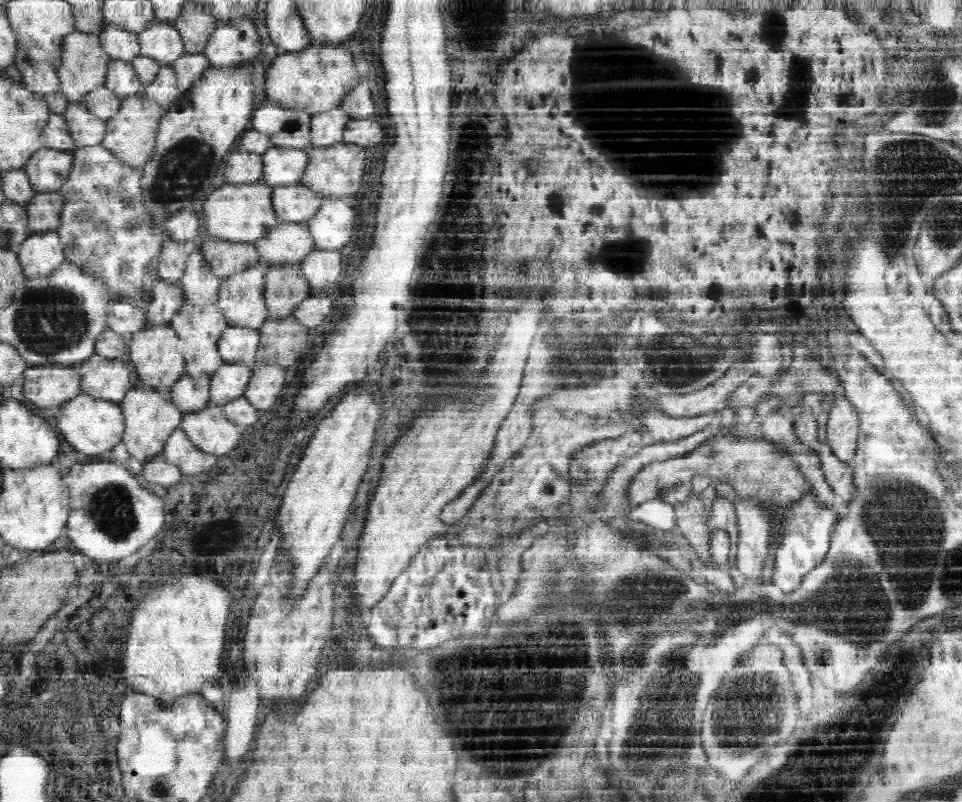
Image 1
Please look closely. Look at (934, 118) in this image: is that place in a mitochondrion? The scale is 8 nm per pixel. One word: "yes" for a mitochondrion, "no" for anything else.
yes

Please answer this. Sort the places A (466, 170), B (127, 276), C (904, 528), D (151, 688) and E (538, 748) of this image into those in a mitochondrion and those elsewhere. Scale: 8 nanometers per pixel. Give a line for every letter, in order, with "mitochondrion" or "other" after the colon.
A: mitochondrion
B: other
C: mitochondrion
D: other
E: mitochondrion

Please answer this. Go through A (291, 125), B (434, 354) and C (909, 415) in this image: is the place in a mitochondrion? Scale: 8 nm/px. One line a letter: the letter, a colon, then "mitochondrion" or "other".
A: mitochondrion
B: mitochondrion
C: other

